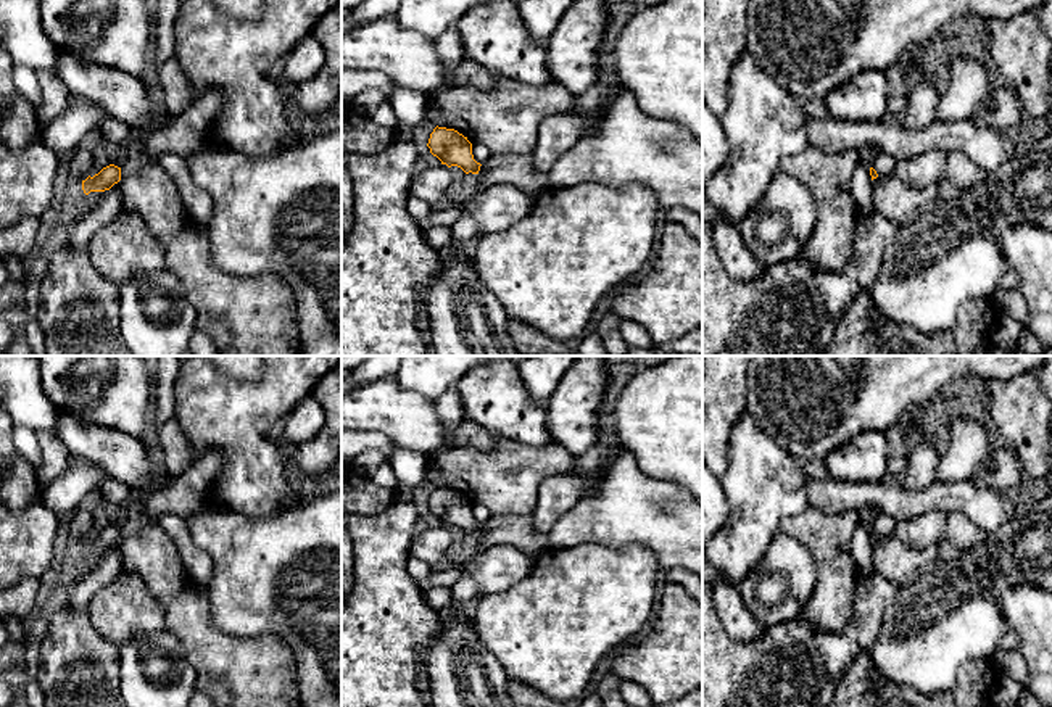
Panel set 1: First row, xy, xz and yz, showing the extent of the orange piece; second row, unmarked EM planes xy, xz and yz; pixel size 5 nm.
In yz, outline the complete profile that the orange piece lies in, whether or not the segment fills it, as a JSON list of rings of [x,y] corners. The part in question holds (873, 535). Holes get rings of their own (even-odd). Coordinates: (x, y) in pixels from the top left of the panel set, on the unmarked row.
[[[884,512],[870,519],[870,536],[872,541],[878,536],[893,536],[896,528],[896,520]]]

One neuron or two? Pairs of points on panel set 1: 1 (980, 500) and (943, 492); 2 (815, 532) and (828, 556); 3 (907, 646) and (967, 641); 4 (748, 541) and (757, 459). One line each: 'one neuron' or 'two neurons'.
1: one neuron
2: one neuron
3: one neuron
4: one neuron

